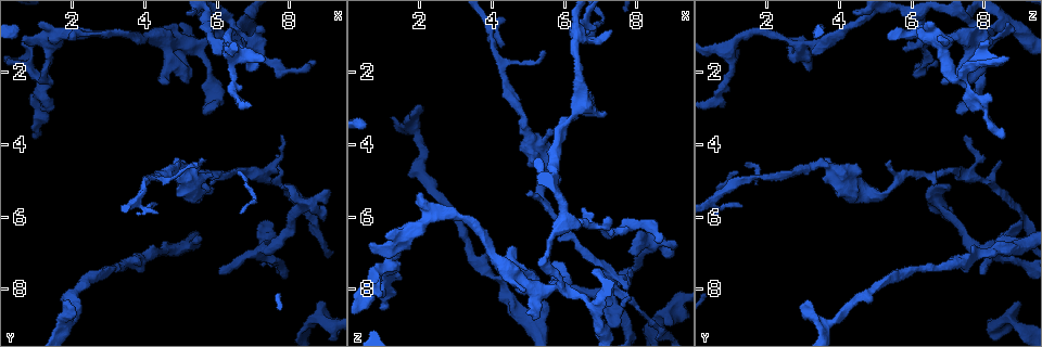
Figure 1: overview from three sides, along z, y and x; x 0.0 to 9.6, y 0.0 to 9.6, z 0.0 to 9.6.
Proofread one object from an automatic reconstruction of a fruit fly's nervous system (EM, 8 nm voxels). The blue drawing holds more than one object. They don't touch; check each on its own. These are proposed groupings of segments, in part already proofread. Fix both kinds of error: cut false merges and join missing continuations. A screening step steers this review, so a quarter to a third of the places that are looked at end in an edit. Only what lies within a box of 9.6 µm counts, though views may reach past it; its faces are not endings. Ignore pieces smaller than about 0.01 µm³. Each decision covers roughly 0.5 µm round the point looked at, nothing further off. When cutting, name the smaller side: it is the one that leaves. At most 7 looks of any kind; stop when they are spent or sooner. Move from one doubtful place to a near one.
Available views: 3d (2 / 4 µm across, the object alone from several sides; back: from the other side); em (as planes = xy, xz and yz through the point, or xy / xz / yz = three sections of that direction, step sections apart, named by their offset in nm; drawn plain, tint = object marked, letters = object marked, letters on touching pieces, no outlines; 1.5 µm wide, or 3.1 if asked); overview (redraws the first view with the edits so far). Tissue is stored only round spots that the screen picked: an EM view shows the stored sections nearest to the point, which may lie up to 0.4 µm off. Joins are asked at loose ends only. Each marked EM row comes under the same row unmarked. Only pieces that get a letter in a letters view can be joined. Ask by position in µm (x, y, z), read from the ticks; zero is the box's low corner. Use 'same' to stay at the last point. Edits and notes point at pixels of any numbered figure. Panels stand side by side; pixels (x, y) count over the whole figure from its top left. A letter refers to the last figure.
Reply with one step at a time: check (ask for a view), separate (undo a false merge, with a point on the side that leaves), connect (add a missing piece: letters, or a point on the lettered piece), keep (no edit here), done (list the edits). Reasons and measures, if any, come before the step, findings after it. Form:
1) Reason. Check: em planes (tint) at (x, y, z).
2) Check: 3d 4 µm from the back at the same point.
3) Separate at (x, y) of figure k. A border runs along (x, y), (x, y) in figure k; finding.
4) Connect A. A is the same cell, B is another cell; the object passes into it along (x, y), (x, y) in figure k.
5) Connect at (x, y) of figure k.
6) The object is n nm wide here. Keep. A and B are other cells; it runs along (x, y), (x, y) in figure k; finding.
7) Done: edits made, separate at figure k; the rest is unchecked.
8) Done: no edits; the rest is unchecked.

Tapers out. Check: 3d 2 µm at (5.45, 4.50, 1.45).

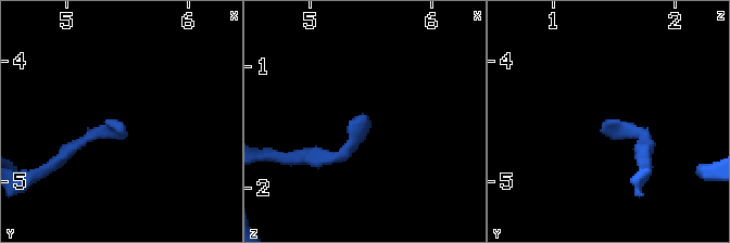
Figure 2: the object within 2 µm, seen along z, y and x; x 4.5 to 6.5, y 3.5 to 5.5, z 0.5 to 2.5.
Need the tissue. Check: em xy step 4 (tint) at (5.46, 4.52, 1.42).

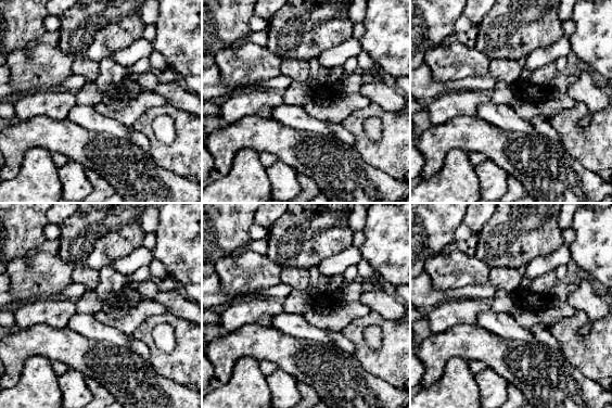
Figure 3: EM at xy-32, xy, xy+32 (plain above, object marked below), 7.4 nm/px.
Cut it another way. Check: em xz step 4 (letters) at the same point.

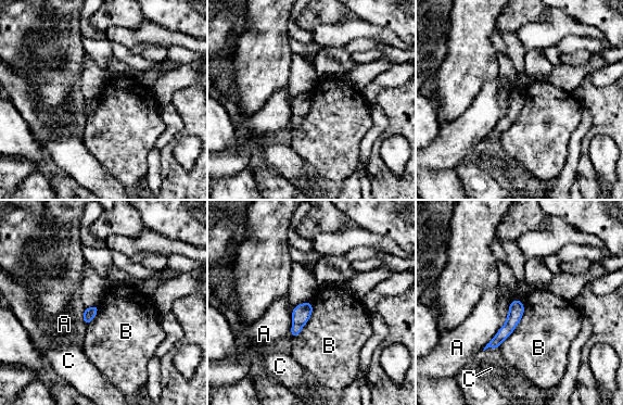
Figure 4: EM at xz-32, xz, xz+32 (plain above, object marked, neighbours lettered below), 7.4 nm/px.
The longest contact is with A, 440 nm. Keep. A, B and C are other cells; none of them fits.

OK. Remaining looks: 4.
Free end. Check: 3d 4 µm at (7.30, 1.60, 0.90).

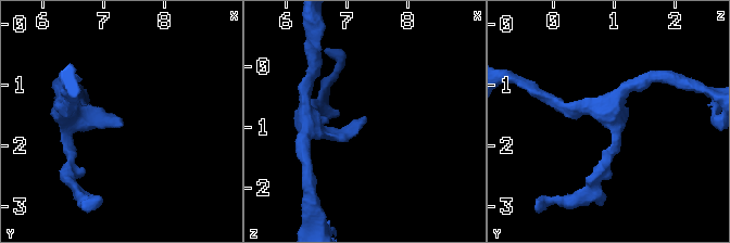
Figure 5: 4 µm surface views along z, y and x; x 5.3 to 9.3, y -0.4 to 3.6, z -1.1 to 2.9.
Need the tissue. Check: em planes (letters) at (7.25, 1.70, 0.85).

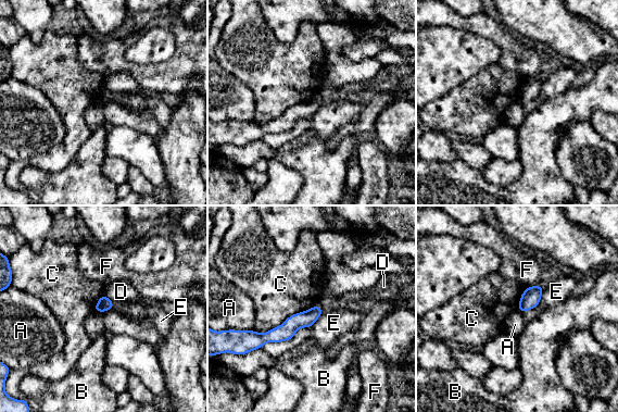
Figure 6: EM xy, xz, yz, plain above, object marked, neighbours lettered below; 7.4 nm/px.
The longest contact is with C, 500 nm. Keep. A, B, C, D, E and F are other cells; a border runs along (239, 329), (253, 331) in figure 6; no lettered piece goes on from it.

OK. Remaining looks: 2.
An open end. Check: em planes (letters) at (6.55, 1.40, 5.80).

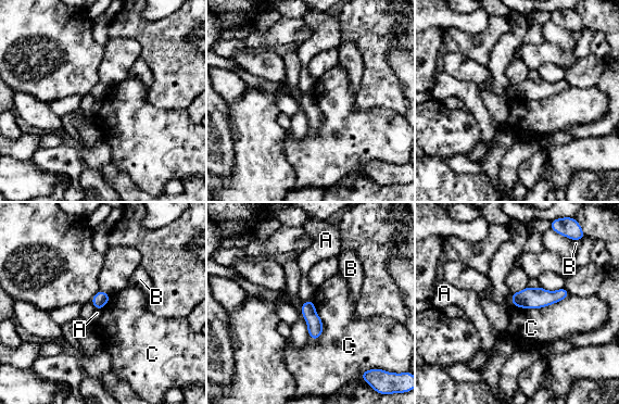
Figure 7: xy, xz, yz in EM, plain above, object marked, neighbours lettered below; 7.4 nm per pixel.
The object is 110 nm wide here. Keep. A, B and C are other cells; a border runs along (569, 294), (541, 307), (513, 305) in figure 7; no lettered piece goes on from it.

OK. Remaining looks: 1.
Done: no edits; the rest is unchecked.

